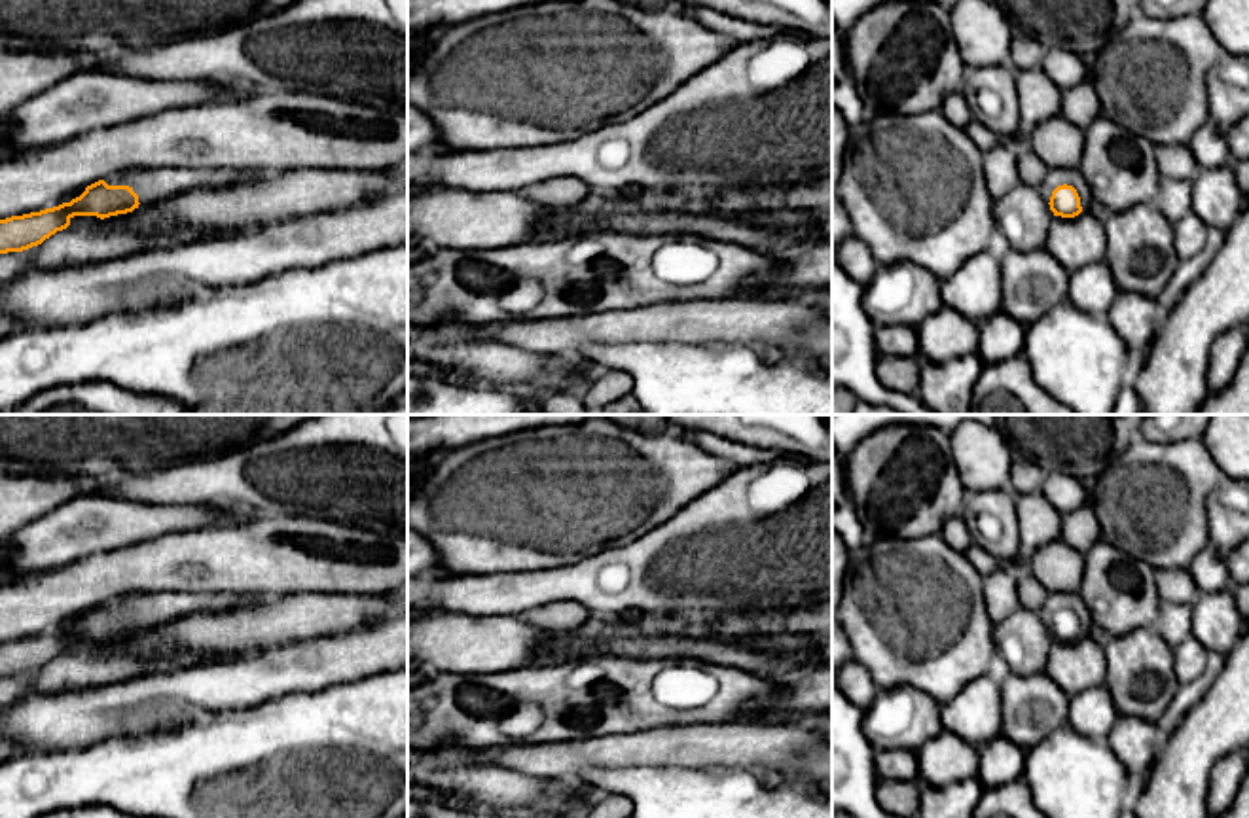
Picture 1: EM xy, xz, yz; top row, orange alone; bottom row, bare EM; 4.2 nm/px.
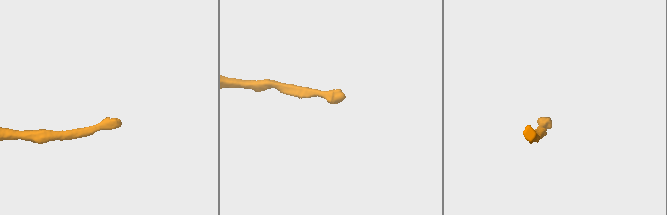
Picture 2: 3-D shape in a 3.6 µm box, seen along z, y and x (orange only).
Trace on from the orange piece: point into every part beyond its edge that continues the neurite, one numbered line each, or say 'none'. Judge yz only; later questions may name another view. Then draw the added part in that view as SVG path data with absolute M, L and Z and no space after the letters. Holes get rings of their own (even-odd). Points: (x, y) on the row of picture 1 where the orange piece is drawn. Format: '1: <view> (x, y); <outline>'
1: yz (1054, 177); M1048 169L1046 170L1046 176L1041 184L1041 193L1046 199L1046 203L1050 203L1052 191L1063 184L1073 186L1080 197L1082 210L1090 210L1094 199L1078 169Z

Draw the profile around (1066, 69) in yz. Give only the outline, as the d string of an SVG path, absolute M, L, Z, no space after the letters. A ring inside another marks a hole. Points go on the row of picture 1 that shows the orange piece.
M1061 47L1048 49L1041 64L1044 74L1061 91L1090 80L1090 66L1092 62Z

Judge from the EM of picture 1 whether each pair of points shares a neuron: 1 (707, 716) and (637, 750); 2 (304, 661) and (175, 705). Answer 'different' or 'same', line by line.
1: different
2: same

